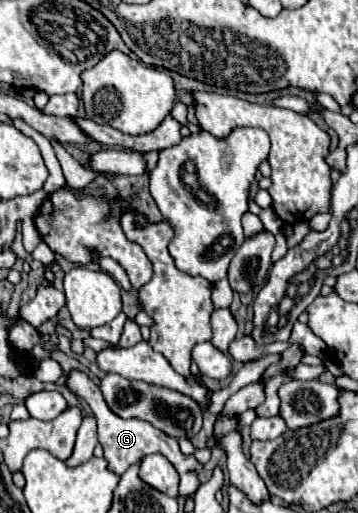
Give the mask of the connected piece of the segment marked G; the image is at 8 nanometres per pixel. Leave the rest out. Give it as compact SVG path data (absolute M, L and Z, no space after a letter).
M71 371L71 373L69 373L67 387L71 389L71 393L75 393L77 397L83 397L83 399L89 403L89 407L91 407L95 419L97 419L99 443L101 443L101 447L103 447L103 451L105 451L103 457L107 459L107 467L109 467L113 473L121 475L121 473L125 473L133 463L137 463L141 457L151 455L151 453L161 453L161 455L165 455L165 457L175 465L175 469L177 469L179 475L181 475L179 495L181 495L181 497L193 495L193 473L199 473L199 471L201 471L201 465L195 461L193 455L187 457L187 455L183 455L183 453L179 451L179 443L177 443L175 437L169 437L169 435L161 433L159 429L155 429L155 427L149 425L147 421L121 419L121 417L117 417L117 415L105 405L105 399L103 399L101 389L99 389L85 373L81 373L81 371Z

